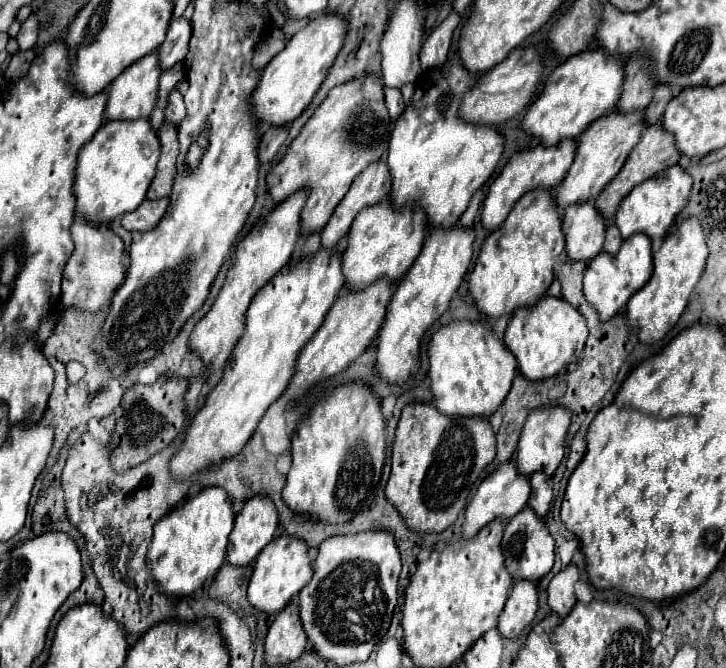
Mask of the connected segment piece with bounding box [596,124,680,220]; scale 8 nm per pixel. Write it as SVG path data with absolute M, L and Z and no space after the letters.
M660 124L648 126L648 128L644 130L640 142L636 144L636 148L630 152L630 156L628 156L624 168L616 174L616 178L614 178L614 180L602 190L602 194L598 196L598 200L596 200L596 210L598 210L606 220L612 220L614 214L616 214L616 210L618 210L618 206L620 206L620 202L622 202L622 198L624 198L634 186L638 186L640 182L644 182L644 180L648 180L648 178L652 178L652 176L658 174L658 172L668 170L670 166L678 164L678 160L680 160L680 152L678 152L676 146L674 146L674 136L672 136L670 132L666 132L666 130L662 130Z

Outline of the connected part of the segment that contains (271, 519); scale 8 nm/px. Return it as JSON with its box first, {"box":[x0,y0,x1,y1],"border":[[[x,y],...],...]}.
{"box":[226,498,278,566],"border":[[[250,498],[234,520],[226,560],[232,566],[248,566],[258,558],[262,548],[274,538],[278,528],[278,512],[270,498]]]}

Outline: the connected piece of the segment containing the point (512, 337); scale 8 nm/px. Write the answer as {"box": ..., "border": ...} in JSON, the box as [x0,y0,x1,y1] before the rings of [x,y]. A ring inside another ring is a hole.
{"box":[504,296,588,382],"border":[[[544,296],[536,306],[520,308],[510,318],[504,334],[504,344],[516,356],[520,372],[528,380],[540,382],[556,376],[558,372],[566,370],[570,364],[578,362],[584,352],[586,338],[588,338],[588,328],[584,316],[566,300]]]}

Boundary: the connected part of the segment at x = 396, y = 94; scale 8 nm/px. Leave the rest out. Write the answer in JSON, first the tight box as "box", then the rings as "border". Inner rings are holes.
{"box":[386,88,404,120],"border":[[[386,88],[386,106],[390,112],[390,118],[396,120],[402,112],[404,112],[404,100],[402,100],[402,92],[398,88]]]}

